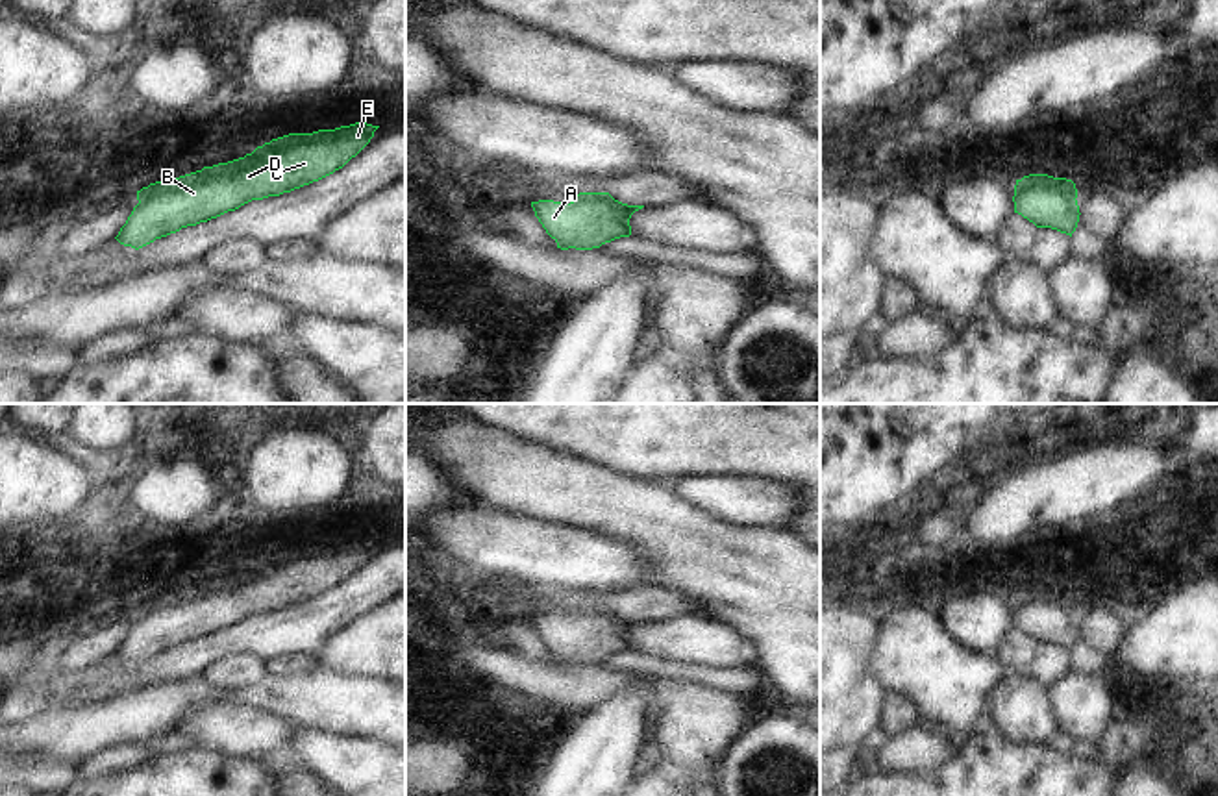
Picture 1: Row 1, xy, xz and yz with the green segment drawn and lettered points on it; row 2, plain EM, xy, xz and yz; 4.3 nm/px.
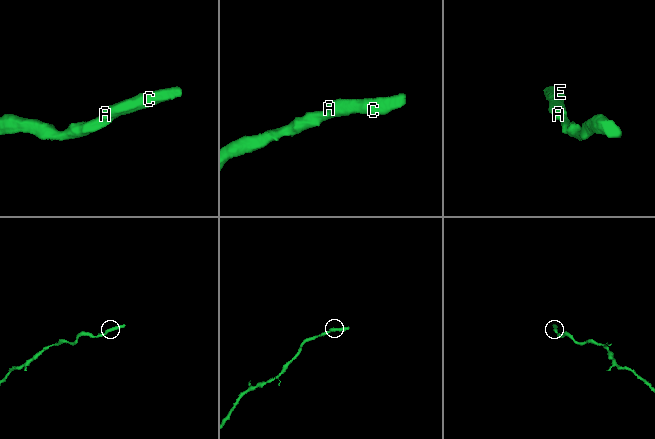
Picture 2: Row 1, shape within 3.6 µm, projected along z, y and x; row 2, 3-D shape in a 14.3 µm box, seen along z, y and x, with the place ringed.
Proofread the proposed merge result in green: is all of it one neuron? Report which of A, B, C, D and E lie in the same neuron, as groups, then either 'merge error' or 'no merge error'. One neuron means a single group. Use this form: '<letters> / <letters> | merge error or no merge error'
A B C D E | no merge error

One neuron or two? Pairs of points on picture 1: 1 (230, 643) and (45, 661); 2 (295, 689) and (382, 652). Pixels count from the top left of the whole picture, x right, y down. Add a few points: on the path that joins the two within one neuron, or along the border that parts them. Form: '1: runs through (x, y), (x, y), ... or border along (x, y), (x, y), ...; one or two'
1: runs through (184, 661), (139, 676), (89, 680); one
2: border along (317, 667), (380, 678); two

